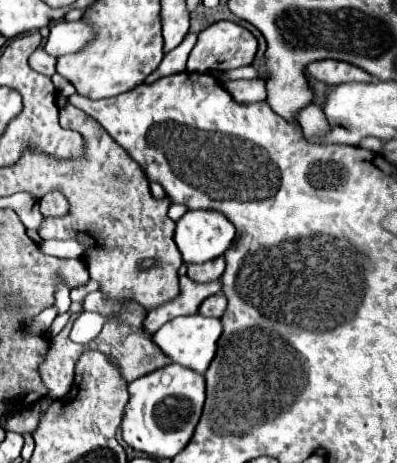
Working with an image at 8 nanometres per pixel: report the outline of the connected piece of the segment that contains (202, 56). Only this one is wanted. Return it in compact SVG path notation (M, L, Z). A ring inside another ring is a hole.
M221 20L215 22L211 26L207 26L203 32L199 32L197 36L197 44L189 54L187 60L187 72L213 72L213 70L233 70L233 68L241 68L241 66L251 66L257 54L257 38L243 26L229 22L229 20Z

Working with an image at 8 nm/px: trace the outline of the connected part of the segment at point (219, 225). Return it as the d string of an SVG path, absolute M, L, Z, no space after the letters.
M189 210L175 226L175 244L183 254L183 262L199 264L225 254L225 250L233 242L233 236L235 236L233 224L229 224L229 220L221 216L221 212L213 212L213 210Z

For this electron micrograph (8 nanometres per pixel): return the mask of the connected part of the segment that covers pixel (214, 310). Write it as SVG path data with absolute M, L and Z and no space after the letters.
M219 292L219 294L209 296L205 302L201 302L201 306L199 306L199 314L221 318L223 312L225 312L225 308L227 308L227 298L225 298L223 292Z

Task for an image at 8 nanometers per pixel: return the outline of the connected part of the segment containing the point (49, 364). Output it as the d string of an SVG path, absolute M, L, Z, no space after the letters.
M73 314L69 324L51 340L49 356L41 364L41 378L49 390L49 398L63 398L69 392L73 384L75 362L85 350L85 344L75 344L69 340L69 332L77 316L79 314Z

